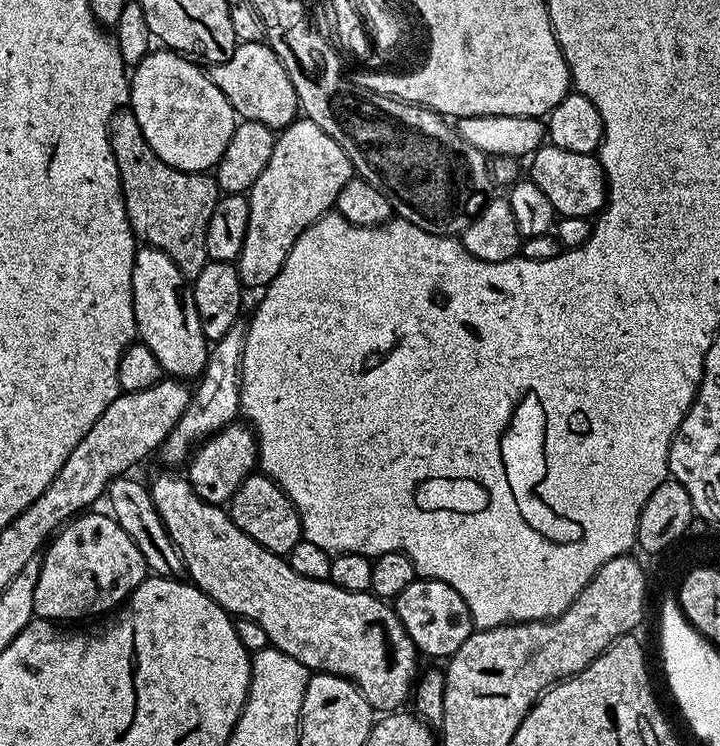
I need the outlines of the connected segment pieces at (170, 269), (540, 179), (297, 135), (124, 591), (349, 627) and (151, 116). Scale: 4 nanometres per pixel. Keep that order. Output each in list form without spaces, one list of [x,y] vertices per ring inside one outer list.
[[[137,247],[132,271],[132,305],[139,343],[150,346],[154,358],[158,358],[169,377],[195,381],[208,361],[210,341],[202,334],[202,322],[194,306],[189,280],[162,250]]]
[[[545,143],[536,152],[532,153],[530,162],[532,162],[530,179],[536,183],[538,190],[542,190],[542,194],[546,194],[546,198],[550,198],[554,210],[561,217],[587,216],[592,218],[604,207],[608,194],[608,186],[604,182],[604,171],[600,161],[595,155],[570,154],[570,150],[558,150],[553,144]]]
[[[297,118],[283,129],[276,137],[274,154],[270,154],[270,162],[266,162],[266,170],[258,174],[258,182],[248,189],[246,195],[250,206],[250,218],[246,226],[246,238],[242,242],[240,257],[235,260],[238,278],[244,284],[245,289],[263,290],[282,270],[286,262],[286,254],[298,242],[298,238],[314,222],[329,215],[335,209],[338,194],[342,194],[342,186],[354,178],[354,169],[346,150],[322,130],[322,126],[315,124],[307,118]]]
[[[94,513],[70,520],[47,545],[34,590],[37,619],[68,622],[64,620],[114,610],[148,575],[147,564],[130,536],[111,515]]]
[[[156,476],[150,480],[150,491],[174,546],[182,554],[187,579],[211,600],[218,602],[218,606],[225,608],[233,617],[258,622],[258,626],[266,630],[271,647],[290,654],[290,658],[298,658],[298,662],[313,673],[329,672],[352,681],[377,713],[387,714],[409,703],[418,676],[418,653],[391,603],[371,592],[342,590],[331,580],[302,578],[302,574],[289,566],[285,557],[274,555],[254,542],[254,538],[242,534],[227,511],[205,499],[185,477],[183,480],[180,476]]]
[[[149,50],[146,58],[131,69],[130,111],[138,118],[150,150],[162,162],[183,172],[207,173],[215,169],[226,150],[226,142],[230,142],[230,134],[234,134],[238,123],[236,111],[199,63],[171,50],[156,51]]]

